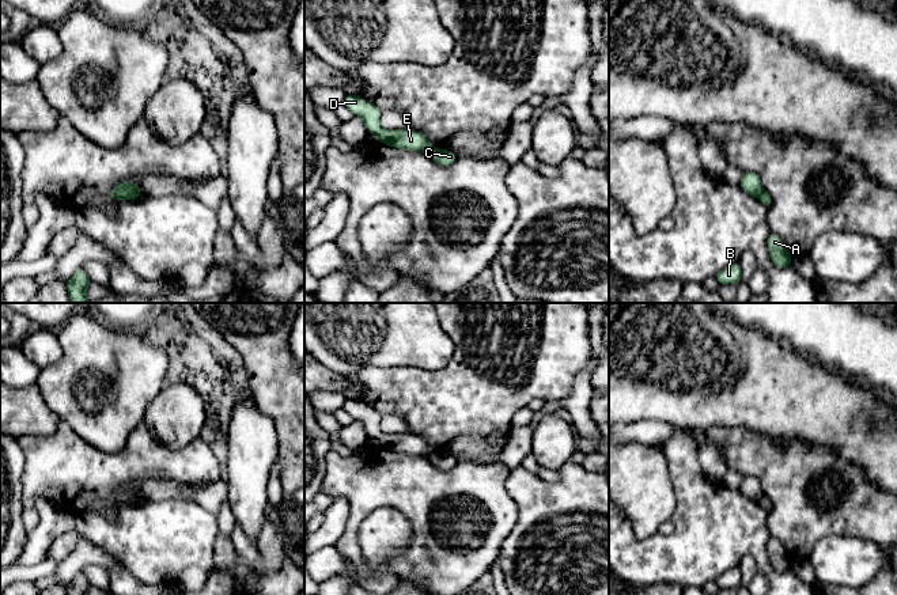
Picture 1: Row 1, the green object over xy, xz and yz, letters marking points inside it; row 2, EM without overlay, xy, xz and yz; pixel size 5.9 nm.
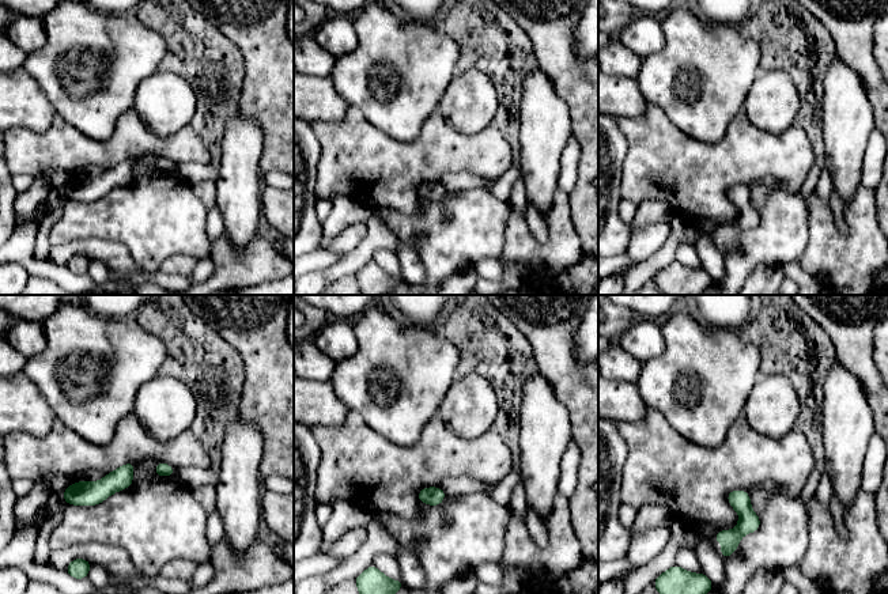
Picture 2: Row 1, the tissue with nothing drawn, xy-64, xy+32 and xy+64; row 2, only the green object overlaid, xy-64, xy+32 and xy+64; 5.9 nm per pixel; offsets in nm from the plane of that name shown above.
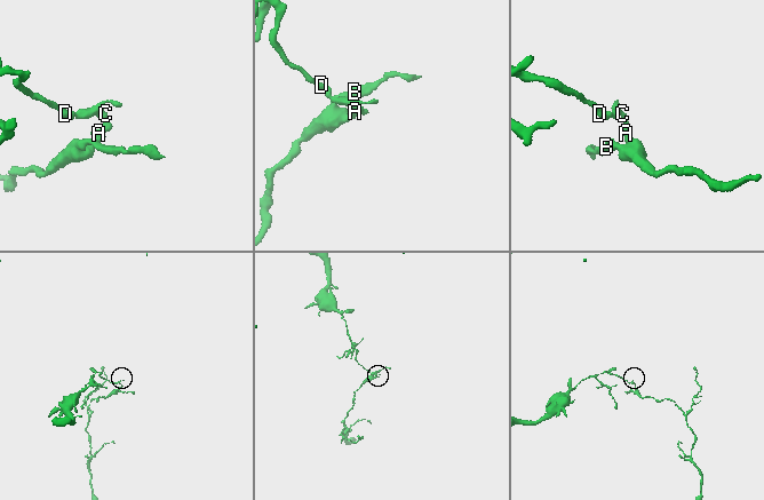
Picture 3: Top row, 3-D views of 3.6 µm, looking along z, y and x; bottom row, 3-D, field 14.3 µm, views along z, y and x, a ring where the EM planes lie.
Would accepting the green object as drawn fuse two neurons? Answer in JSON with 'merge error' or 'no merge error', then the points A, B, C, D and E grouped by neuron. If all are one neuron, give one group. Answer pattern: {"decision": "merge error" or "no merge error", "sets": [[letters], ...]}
{"decision": "merge error", "sets": [["A", "B", "C"], ["D", "E"]]}

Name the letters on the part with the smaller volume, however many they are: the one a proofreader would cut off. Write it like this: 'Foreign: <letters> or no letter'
Foreign: A, B, C

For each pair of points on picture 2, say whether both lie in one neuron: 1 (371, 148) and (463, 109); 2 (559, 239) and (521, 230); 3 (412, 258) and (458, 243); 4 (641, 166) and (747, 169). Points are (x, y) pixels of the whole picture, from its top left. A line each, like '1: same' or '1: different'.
1: different
2: same
3: different
4: same

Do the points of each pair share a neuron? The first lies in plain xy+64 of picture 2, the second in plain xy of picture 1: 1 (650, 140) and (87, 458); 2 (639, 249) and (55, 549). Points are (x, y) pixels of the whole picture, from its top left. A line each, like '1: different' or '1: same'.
1: same
2: same

